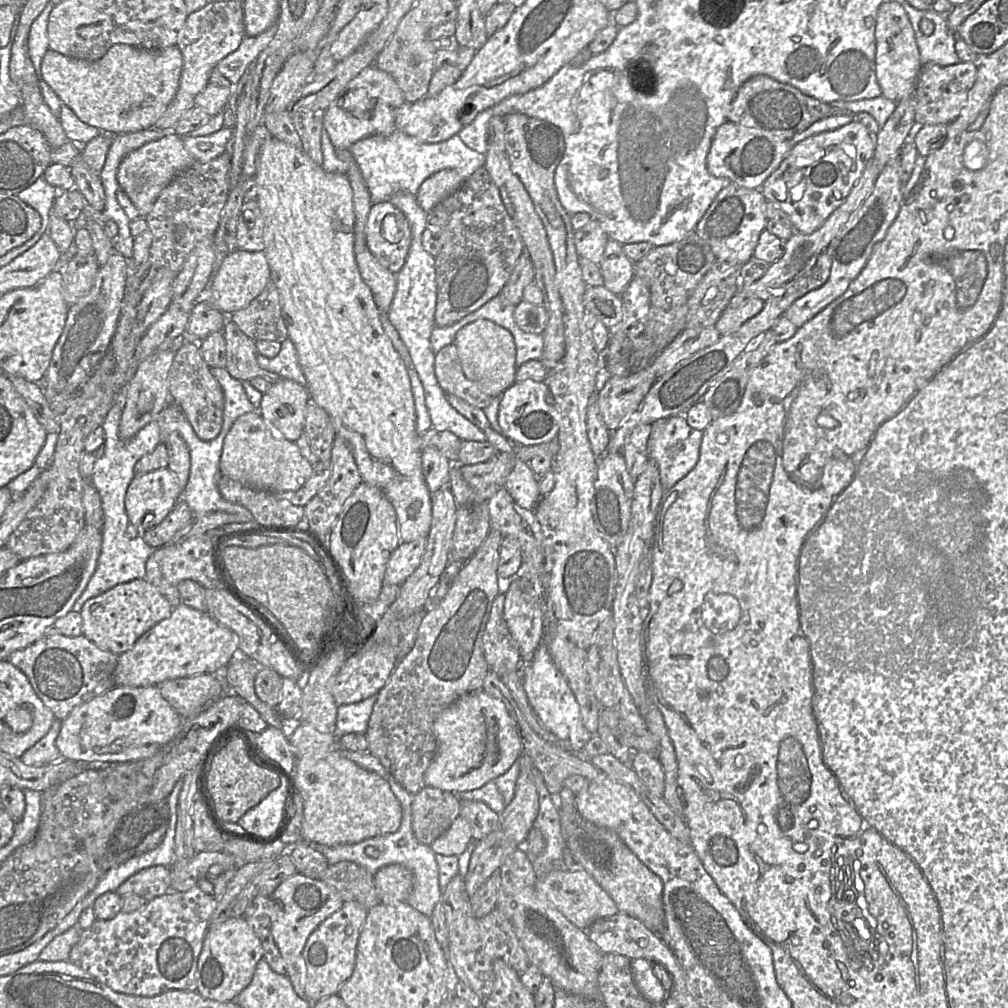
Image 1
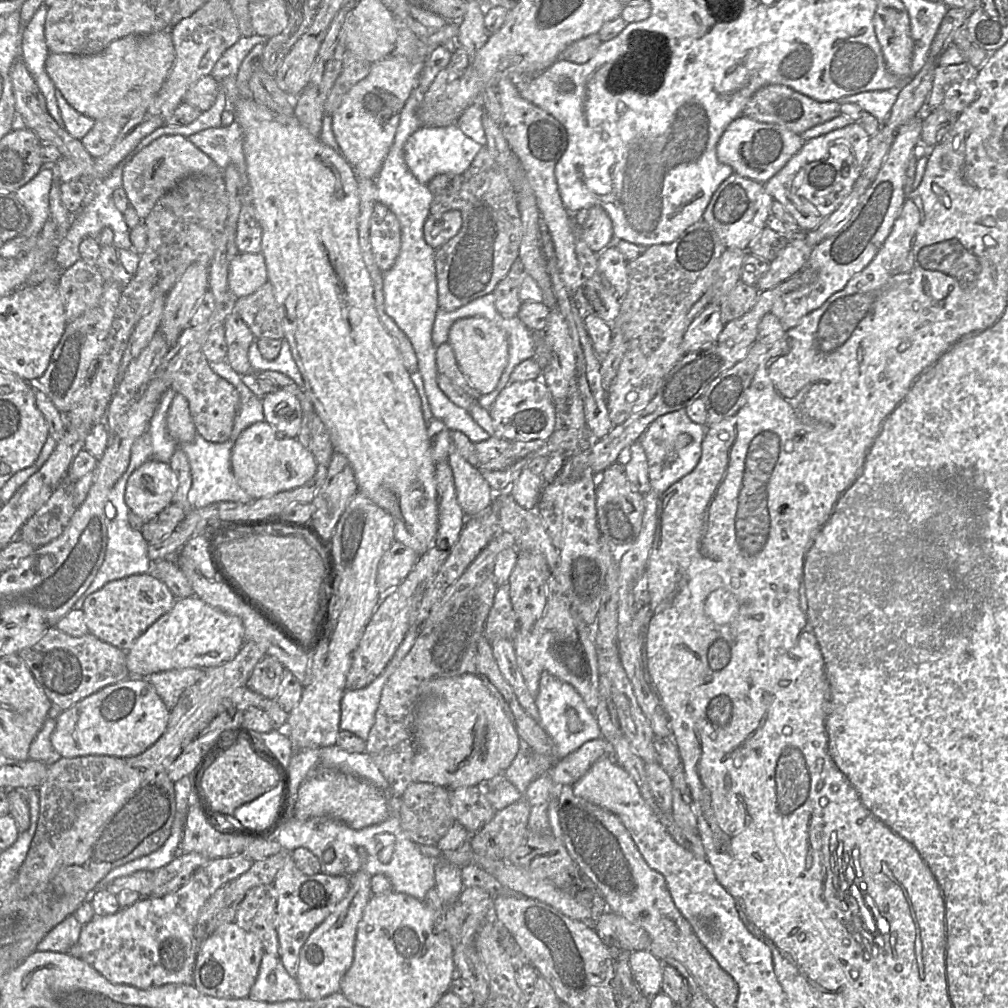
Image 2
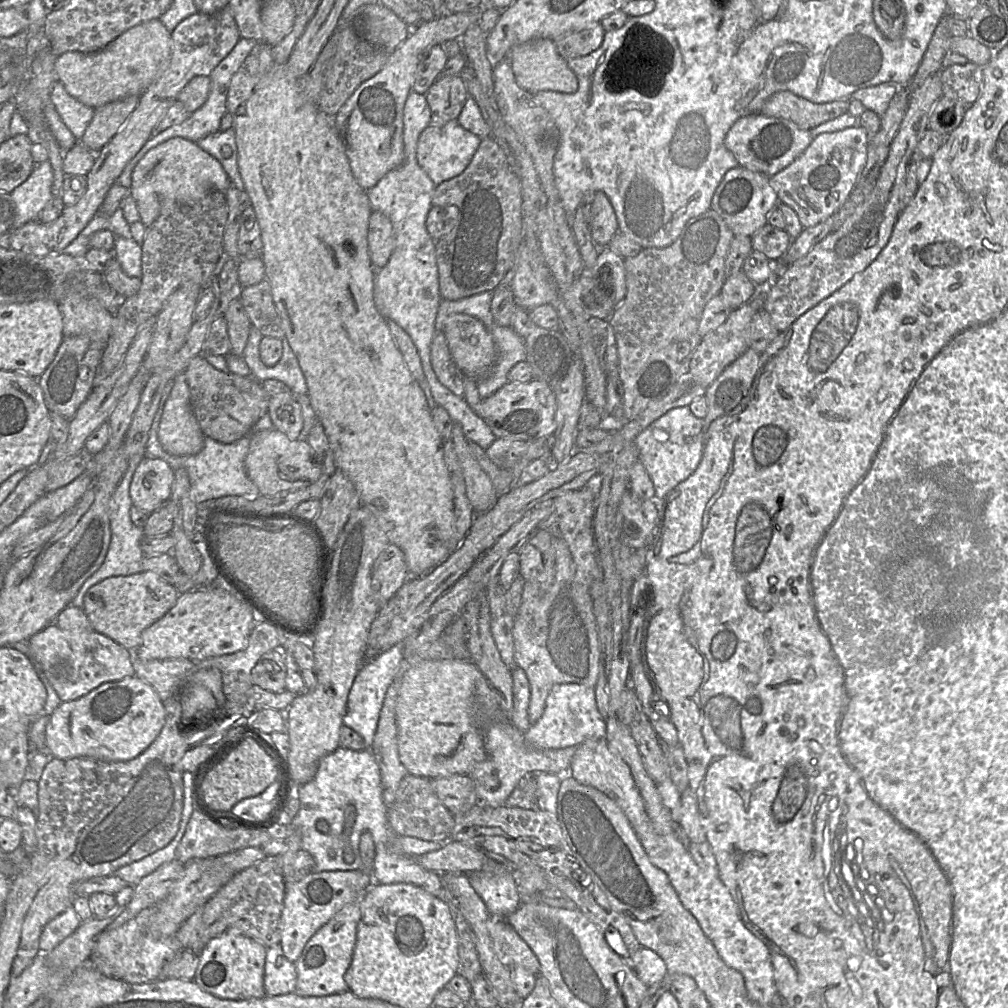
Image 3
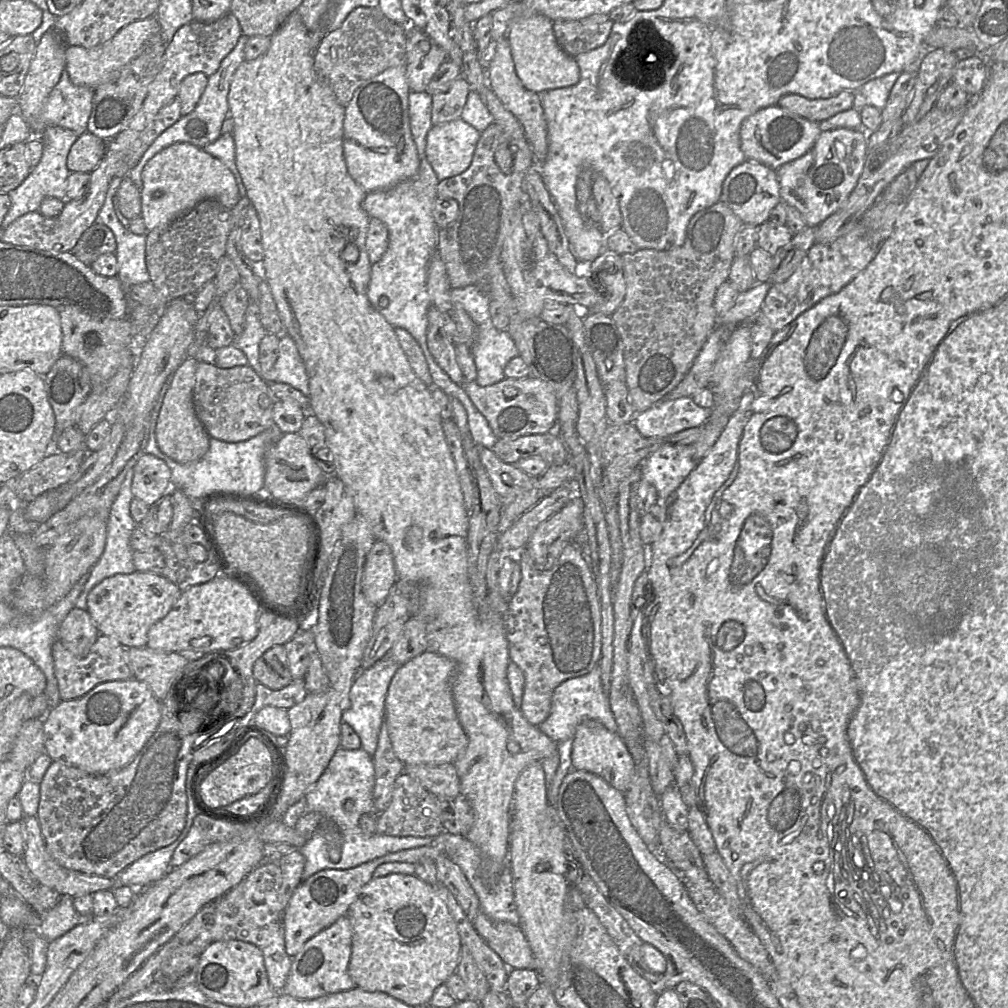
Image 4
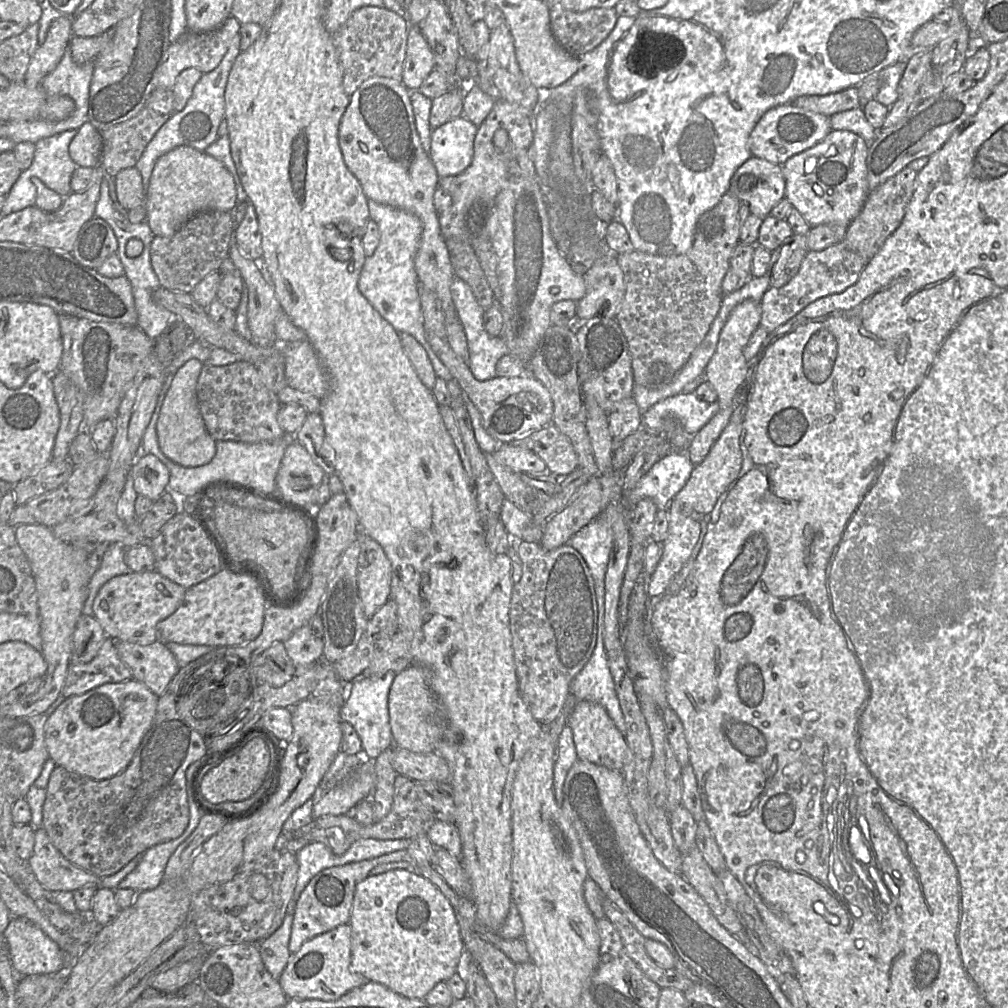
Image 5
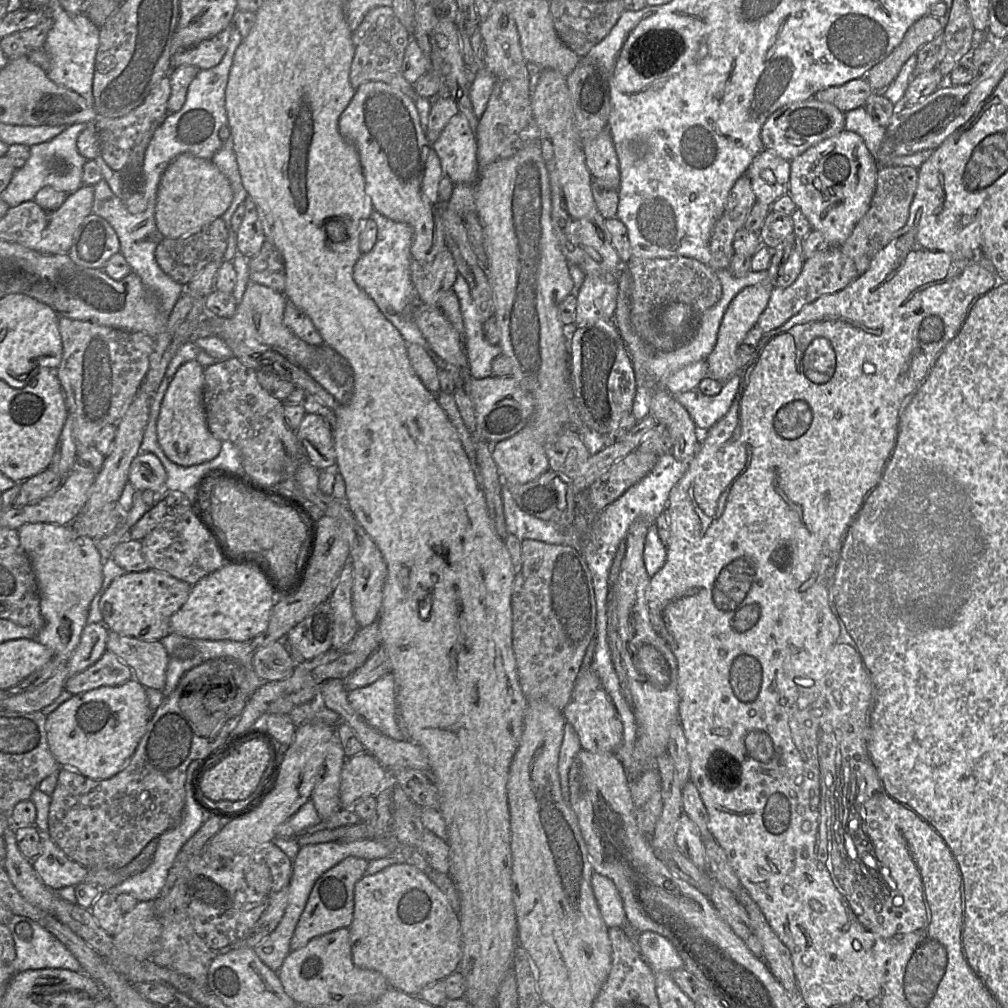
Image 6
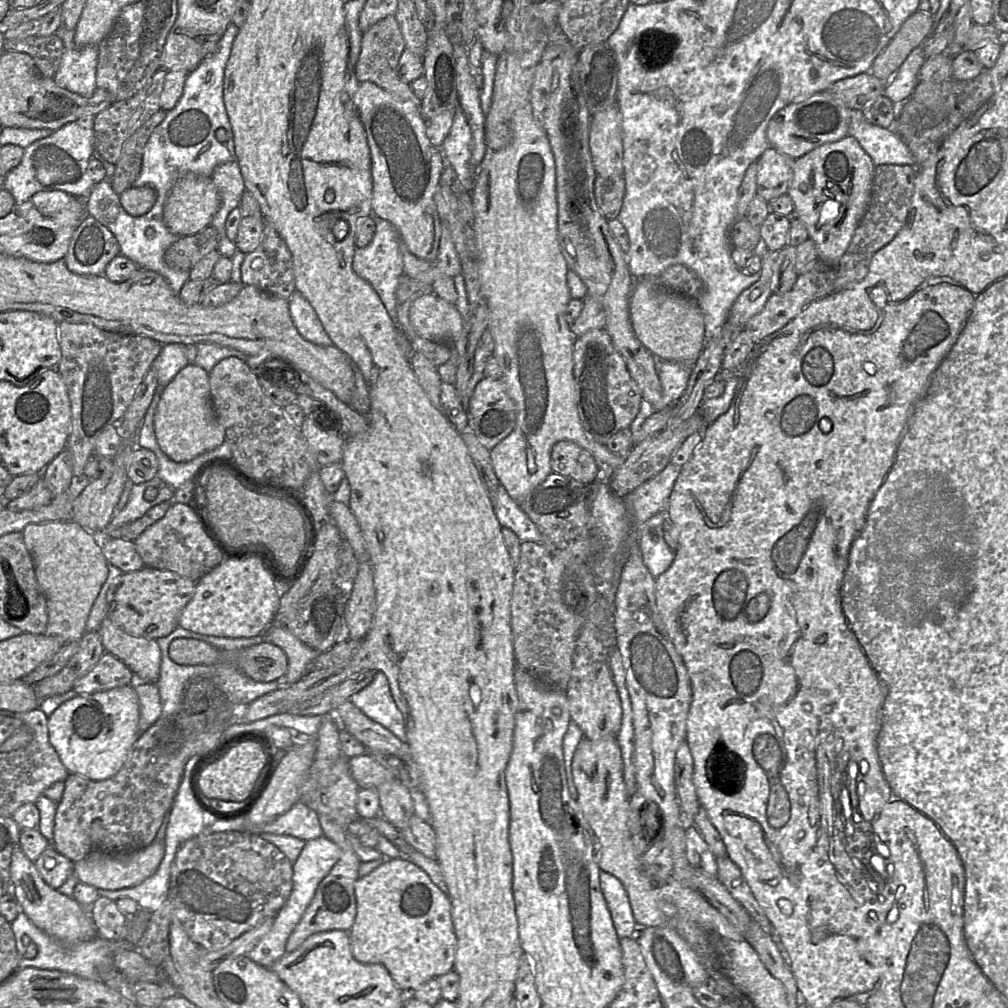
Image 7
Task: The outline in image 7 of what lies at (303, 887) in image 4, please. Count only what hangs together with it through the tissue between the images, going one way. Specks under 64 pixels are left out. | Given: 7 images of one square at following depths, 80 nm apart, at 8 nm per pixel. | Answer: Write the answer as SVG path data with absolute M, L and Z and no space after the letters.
M353 849L342 851L341 857L325 878L319 883L315 894L293 929L286 943L286 953L297 949L310 935L330 930L349 931L356 917L354 883L359 879L360 858Z

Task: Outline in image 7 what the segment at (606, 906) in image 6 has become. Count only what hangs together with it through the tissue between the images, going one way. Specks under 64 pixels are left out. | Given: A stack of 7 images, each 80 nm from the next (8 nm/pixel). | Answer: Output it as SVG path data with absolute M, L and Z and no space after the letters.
M600 870L599 881L618 937L620 939L635 937L639 926L635 921L627 892L621 881L602 870Z

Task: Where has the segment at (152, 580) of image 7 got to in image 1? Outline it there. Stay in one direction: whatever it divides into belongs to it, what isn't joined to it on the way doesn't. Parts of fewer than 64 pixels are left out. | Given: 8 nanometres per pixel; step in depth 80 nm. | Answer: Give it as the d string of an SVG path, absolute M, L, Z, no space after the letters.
M146 579L118 584L103 594L86 601L80 611L82 635L101 650L121 655L160 621L171 616L173 607Z

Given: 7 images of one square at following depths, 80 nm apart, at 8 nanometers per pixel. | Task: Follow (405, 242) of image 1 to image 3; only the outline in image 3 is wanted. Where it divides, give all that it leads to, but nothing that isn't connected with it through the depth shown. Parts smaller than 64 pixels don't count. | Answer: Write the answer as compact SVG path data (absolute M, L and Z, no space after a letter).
M372 211L368 224L368 248L375 269L386 265L394 249L394 233L390 220L379 211Z

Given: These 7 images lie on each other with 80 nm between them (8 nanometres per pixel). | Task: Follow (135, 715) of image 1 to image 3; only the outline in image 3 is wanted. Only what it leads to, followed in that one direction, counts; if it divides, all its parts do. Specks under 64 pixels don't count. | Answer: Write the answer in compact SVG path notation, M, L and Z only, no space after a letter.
M136 675L107 682L76 700L61 702L49 715L46 750L51 757L88 757L100 761L128 761L143 753L165 724L163 701L154 688Z

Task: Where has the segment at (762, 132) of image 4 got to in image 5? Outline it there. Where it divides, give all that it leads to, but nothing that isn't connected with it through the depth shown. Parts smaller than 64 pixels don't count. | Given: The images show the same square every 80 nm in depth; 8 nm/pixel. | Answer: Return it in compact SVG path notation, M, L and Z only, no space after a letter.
M793 104L778 105L769 109L757 122L750 134L752 156L782 165L790 157L799 154L826 137L832 131L830 118Z

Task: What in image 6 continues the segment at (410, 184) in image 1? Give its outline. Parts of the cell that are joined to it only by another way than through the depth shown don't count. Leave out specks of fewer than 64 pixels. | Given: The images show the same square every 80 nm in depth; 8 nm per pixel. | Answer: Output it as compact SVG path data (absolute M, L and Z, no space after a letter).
M458 113L449 120L438 139L432 143L432 147L440 159L444 176L449 177L454 184L476 184L479 178L476 135L463 114Z

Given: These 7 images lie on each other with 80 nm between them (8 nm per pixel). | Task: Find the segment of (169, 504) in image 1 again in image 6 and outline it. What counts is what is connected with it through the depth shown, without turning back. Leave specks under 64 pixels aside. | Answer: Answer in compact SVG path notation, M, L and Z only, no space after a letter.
M140 453L130 466L128 481L136 490L161 492L165 488L167 473L153 453Z

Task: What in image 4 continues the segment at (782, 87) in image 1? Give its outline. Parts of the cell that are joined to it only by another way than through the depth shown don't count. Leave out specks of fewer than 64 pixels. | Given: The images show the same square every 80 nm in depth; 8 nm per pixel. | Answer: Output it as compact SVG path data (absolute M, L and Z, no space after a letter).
M844 91L827 99L808 99L798 94L782 96L777 105L805 119L820 123L853 106L855 92Z

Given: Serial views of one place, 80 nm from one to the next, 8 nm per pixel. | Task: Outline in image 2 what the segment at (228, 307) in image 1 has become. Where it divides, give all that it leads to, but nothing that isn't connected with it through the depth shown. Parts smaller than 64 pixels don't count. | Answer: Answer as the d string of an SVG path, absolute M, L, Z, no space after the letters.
M261 252L238 253L229 264L228 286L238 299L256 292L267 281Z

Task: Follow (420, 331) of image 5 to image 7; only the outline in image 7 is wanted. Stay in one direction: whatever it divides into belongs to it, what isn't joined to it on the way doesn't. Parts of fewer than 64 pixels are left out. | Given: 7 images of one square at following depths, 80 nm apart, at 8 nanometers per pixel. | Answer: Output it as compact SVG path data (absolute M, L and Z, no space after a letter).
M373 216L375 232L370 243L362 248L356 247L353 256L353 271L366 280L379 295L391 320L399 328L396 312L396 289L400 276L404 273L401 254L401 238L396 228L386 220Z

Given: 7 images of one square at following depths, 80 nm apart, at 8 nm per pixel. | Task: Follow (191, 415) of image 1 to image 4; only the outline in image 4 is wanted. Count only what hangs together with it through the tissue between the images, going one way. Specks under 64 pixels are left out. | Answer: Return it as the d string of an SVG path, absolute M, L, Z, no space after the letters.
M203 361L197 364L193 403L197 417L210 437L236 443L257 436L276 424L273 420L275 400L269 383L250 365L224 369Z

